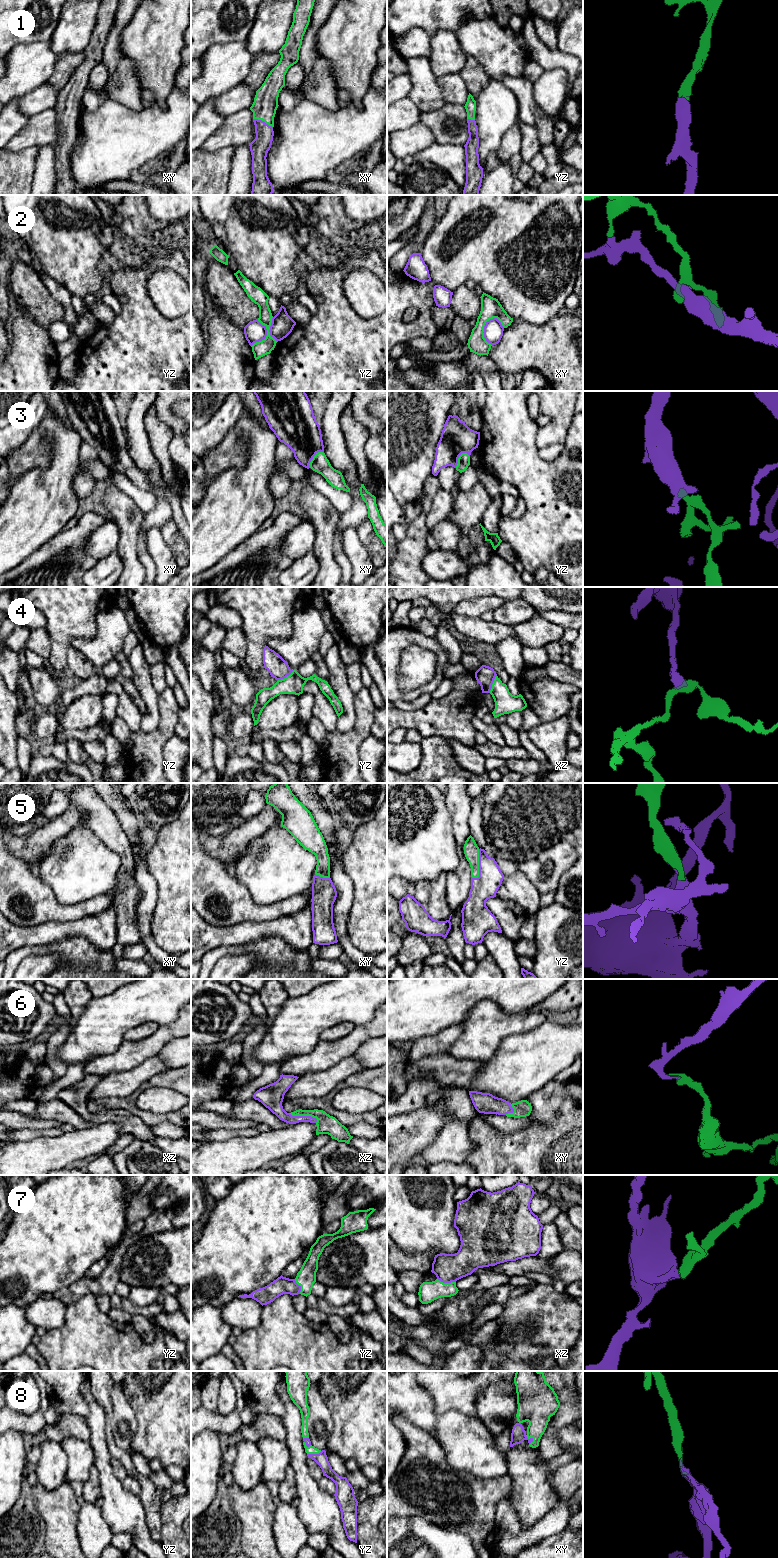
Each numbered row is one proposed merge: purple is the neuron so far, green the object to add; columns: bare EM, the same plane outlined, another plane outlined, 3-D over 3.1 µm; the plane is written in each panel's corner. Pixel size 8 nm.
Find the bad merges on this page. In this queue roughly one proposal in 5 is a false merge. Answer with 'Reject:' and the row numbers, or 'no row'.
Reject: 2, 4

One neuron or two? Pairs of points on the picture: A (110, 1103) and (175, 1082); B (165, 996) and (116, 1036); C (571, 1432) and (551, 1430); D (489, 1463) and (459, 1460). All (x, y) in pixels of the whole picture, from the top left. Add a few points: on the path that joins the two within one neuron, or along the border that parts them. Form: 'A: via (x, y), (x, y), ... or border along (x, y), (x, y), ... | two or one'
A: via (126, 1103), (145, 1085), (159, 1081) | one
B: via (152, 998), (125, 1023) | one
C: border along (572, 1422), (558, 1430), (558, 1439), (564, 1451) | two
D: via (482, 1460), (466, 1460) | one

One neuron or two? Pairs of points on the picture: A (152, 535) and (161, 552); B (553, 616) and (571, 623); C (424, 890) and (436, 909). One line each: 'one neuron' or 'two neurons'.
A: one neuron
B: one neuron
C: two neurons

